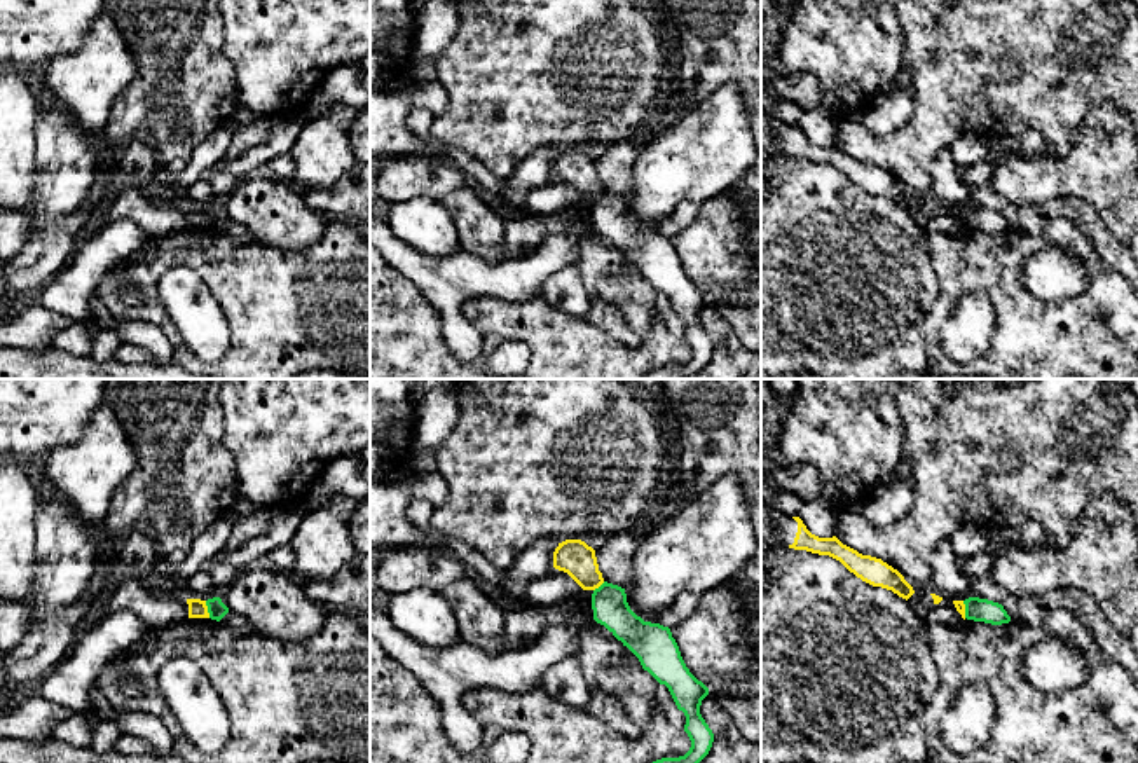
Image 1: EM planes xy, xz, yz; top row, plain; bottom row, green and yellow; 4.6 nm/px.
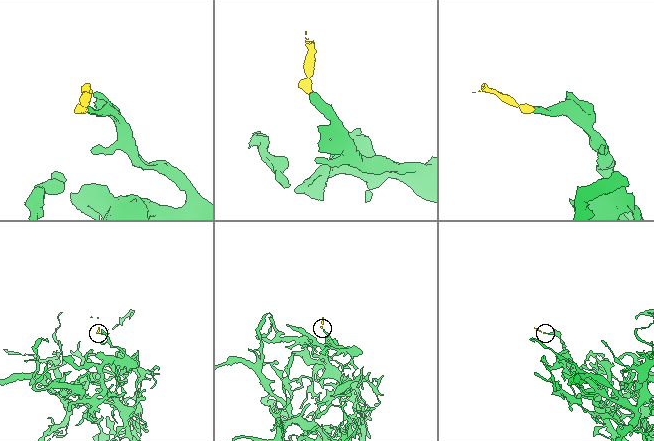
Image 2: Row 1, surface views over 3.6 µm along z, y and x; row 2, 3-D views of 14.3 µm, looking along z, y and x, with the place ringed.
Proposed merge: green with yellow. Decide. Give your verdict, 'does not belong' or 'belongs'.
does not belong

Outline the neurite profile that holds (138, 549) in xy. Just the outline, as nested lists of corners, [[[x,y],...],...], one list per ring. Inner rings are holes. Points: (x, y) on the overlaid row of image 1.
[[[133,527],[122,540],[119,555],[124,564],[134,569],[136,574],[161,573],[171,576],[168,567],[162,566],[162,557],[148,531]]]

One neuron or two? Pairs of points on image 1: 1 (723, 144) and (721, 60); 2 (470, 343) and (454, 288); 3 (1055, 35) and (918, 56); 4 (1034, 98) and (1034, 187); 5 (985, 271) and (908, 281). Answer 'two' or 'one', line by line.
1: two
2: one
3: one
4: two
5: two

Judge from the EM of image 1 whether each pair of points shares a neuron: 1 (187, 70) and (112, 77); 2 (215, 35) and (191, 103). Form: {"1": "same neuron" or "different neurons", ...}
{"1": "different neurons", "2": "same neuron"}

